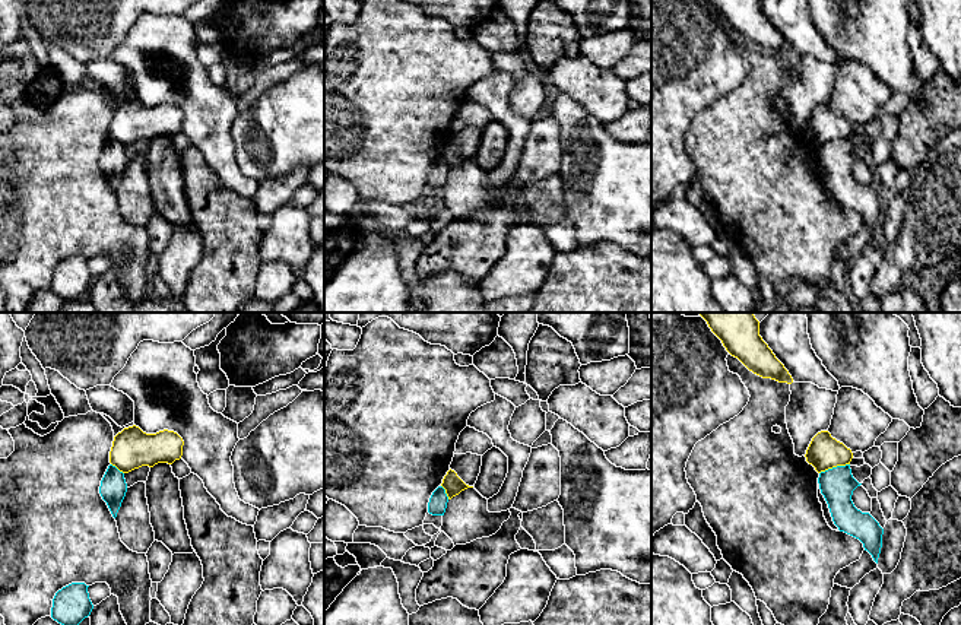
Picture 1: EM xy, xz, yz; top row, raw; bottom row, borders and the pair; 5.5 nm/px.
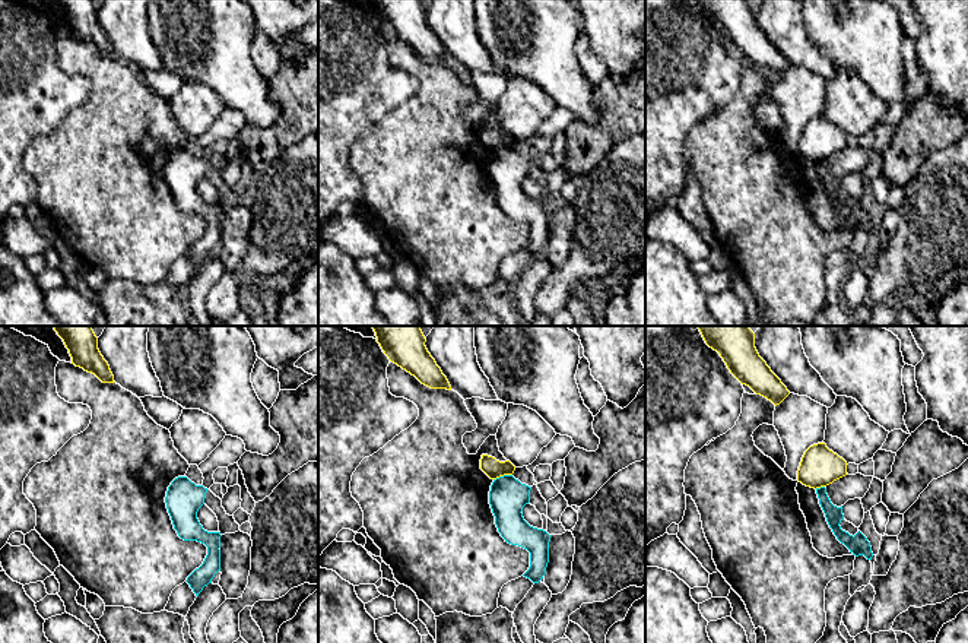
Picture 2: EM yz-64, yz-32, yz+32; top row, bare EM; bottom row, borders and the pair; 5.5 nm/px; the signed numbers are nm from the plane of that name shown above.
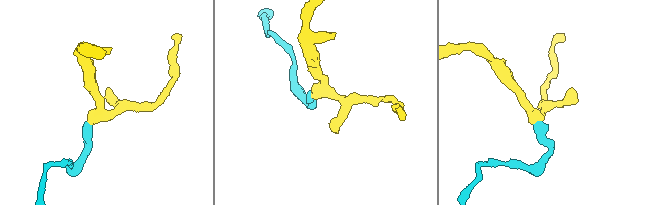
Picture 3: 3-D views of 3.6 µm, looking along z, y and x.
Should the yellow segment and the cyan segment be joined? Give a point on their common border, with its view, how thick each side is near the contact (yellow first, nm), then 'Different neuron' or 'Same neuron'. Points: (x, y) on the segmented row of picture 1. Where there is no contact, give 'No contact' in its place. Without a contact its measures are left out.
Touches yellow at yz (834, 466). Thickness 190 nm (yellow) against 190 nm. Different neuron

